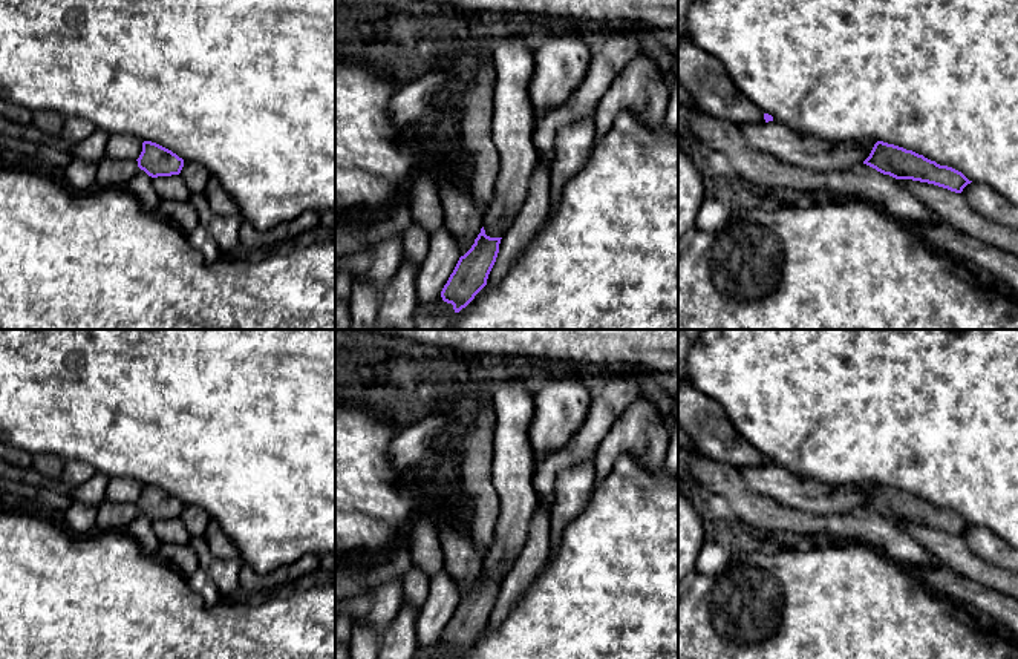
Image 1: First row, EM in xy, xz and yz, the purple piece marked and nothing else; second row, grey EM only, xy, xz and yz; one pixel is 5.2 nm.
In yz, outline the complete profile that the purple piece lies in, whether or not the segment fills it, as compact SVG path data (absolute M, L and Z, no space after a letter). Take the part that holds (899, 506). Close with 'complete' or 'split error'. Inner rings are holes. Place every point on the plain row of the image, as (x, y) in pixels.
M883 484L874 487L863 507L896 523L928 526L955 536L961 536L972 526L952 510L940 509L923 498Z; complete

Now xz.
M482 570L471 592L459 601L441 634L442 644L452 647L455 656L465 651L487 628L488 618L499 596L501 582L487 579Z; complete

